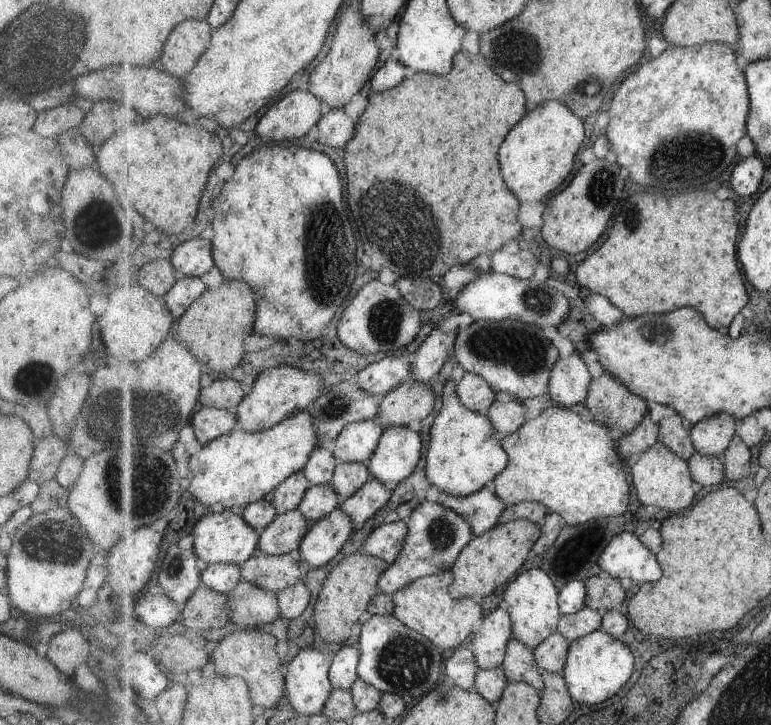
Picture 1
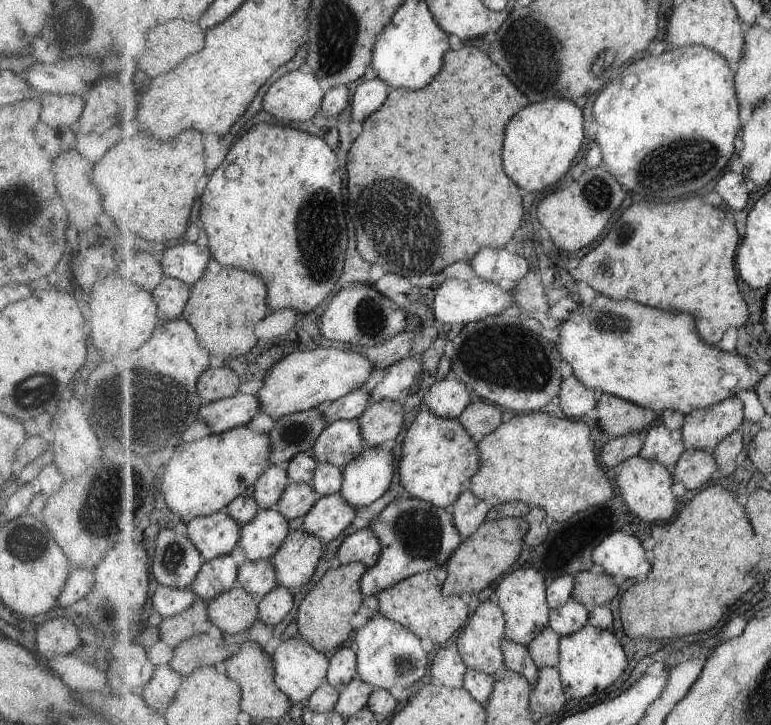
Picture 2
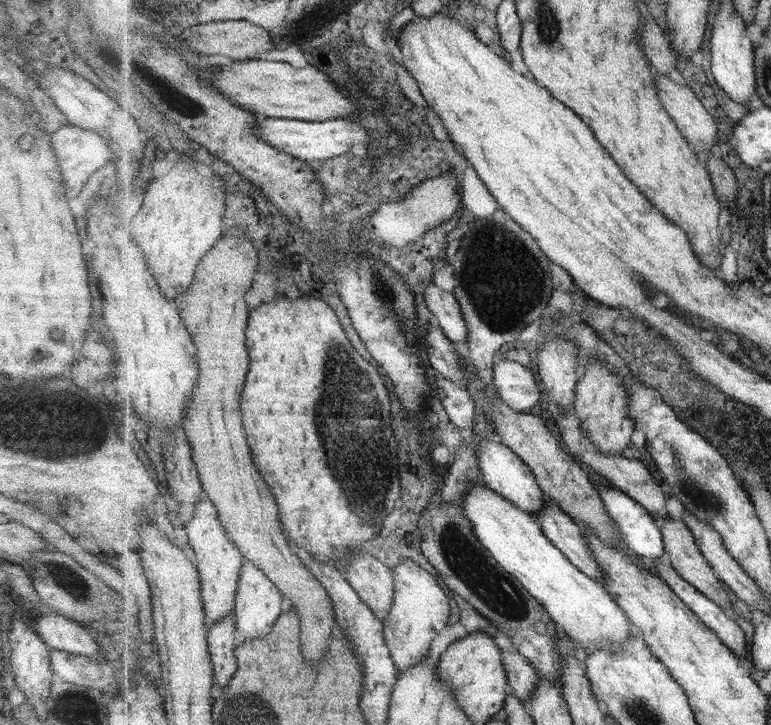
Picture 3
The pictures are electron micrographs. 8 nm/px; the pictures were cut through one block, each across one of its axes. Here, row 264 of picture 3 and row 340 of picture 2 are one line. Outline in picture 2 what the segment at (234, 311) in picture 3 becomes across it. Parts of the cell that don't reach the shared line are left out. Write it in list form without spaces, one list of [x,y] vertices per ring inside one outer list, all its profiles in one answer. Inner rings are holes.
[[[233,266],[222,267],[220,272],[206,272],[199,283],[191,286],[191,297],[184,311],[184,318],[195,328],[202,348],[219,354],[227,361],[246,356],[260,342],[259,324],[272,314],[267,284],[263,276]]]

